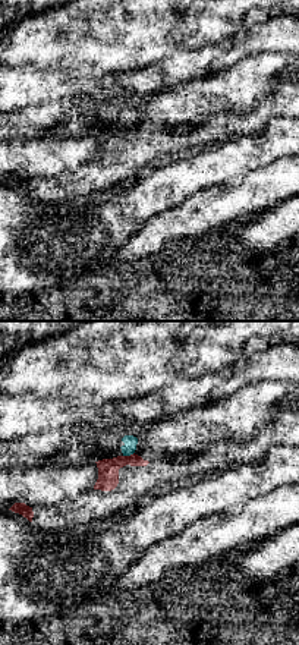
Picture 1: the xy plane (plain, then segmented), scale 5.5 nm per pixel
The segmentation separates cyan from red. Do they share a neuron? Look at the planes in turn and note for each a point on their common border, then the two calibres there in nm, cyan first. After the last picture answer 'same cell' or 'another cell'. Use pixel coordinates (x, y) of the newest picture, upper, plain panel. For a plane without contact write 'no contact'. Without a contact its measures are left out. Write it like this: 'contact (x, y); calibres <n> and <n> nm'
contact (128, 126); calibres 70 and 110 nm

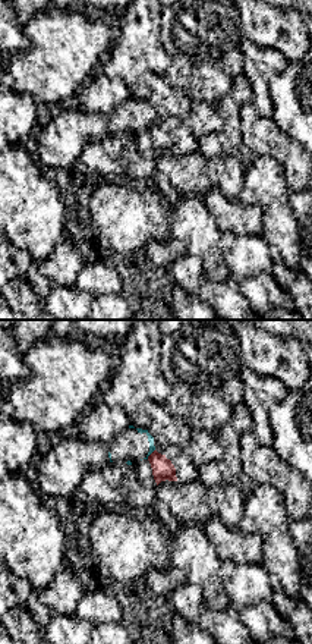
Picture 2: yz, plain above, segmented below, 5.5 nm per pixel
contact (151, 123); calibres 30 and 120 nm

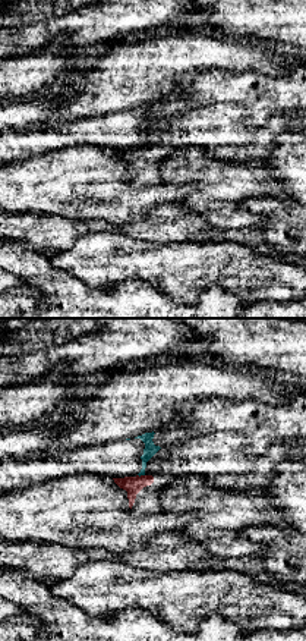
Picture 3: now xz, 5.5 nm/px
contact (141, 145); calibres 70 and 100 nm

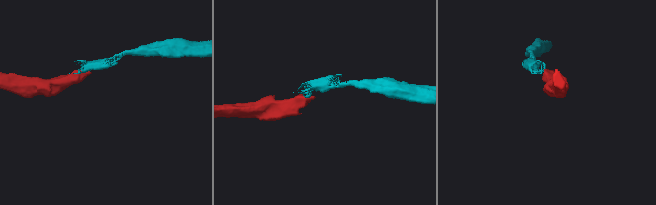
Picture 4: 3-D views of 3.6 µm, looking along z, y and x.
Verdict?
another cell

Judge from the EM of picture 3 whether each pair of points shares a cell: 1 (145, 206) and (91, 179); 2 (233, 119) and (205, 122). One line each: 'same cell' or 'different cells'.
1: same cell
2: same cell

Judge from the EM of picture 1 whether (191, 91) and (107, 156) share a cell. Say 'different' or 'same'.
same

